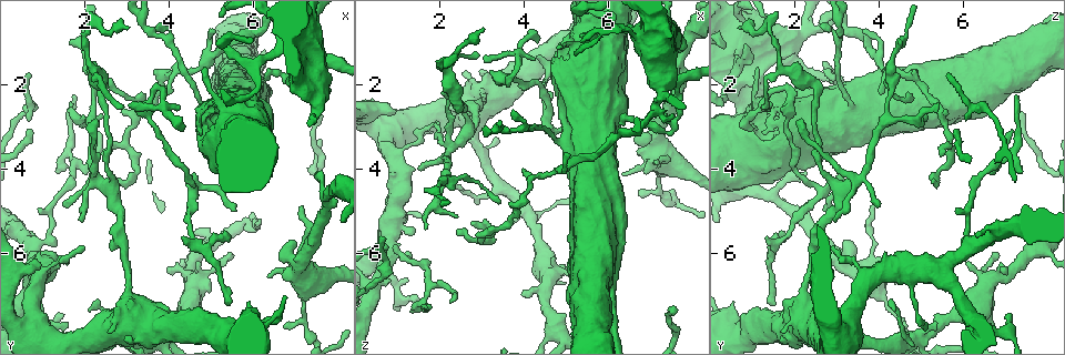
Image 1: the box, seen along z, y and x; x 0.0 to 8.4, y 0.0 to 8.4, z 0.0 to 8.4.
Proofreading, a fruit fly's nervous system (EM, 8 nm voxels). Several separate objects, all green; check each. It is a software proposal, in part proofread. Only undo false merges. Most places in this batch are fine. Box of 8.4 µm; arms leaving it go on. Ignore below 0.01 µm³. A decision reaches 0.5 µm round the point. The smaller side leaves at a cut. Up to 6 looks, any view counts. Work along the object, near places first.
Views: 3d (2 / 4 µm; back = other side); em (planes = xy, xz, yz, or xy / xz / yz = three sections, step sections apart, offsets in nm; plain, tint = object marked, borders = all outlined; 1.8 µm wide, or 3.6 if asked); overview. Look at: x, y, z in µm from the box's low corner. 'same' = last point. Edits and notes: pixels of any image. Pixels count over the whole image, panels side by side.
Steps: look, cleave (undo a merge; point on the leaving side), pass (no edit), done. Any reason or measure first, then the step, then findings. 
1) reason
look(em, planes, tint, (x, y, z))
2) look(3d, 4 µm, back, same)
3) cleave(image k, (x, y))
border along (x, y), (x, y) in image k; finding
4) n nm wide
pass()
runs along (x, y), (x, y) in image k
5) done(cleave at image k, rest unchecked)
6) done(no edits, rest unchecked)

three arms meet
look(em, planes, plain, (7.15, 0.70, 2.55))

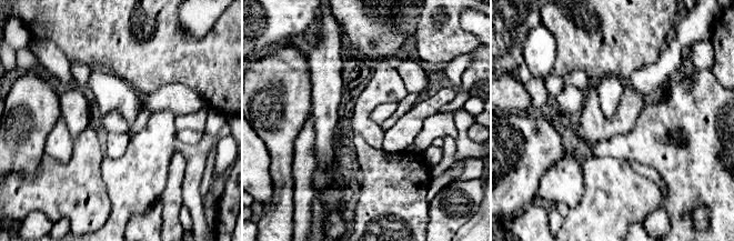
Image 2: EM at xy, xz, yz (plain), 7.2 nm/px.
where the object lies
look(em, planes, tint, same)

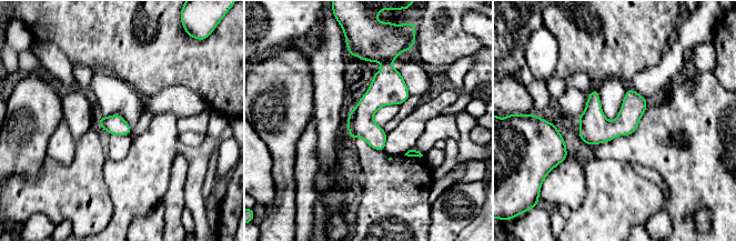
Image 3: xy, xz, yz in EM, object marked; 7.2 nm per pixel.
pass()
continuous, no second neuron

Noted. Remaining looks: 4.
sudden change in width
look(3d, 4 µm, (5.35, 2.50, 2.10))

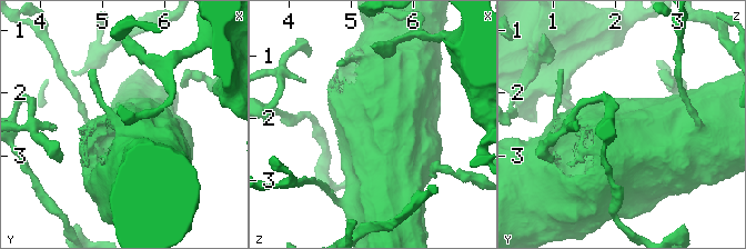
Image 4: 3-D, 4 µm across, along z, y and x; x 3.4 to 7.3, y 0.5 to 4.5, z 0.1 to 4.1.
shape alone is not enough
look(em, 3.6 µm, planes, plain, (5.35, 2.55, 2.10))

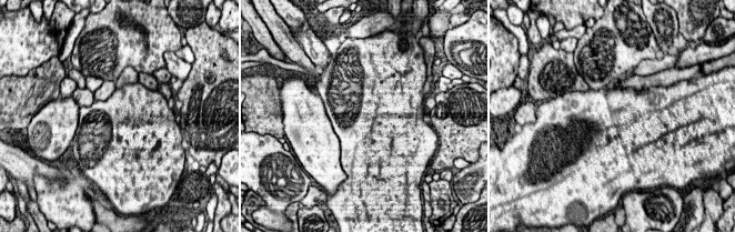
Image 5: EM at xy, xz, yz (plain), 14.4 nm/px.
look(em, 3.6 µm, planes, tint, same)

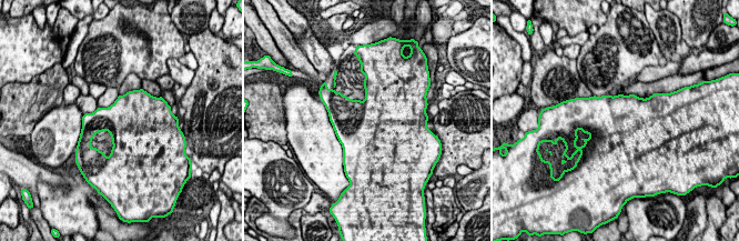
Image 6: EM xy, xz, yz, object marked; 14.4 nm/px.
pass()
all the same neuron

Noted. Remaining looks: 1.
done(no edits, rest unchecked)

